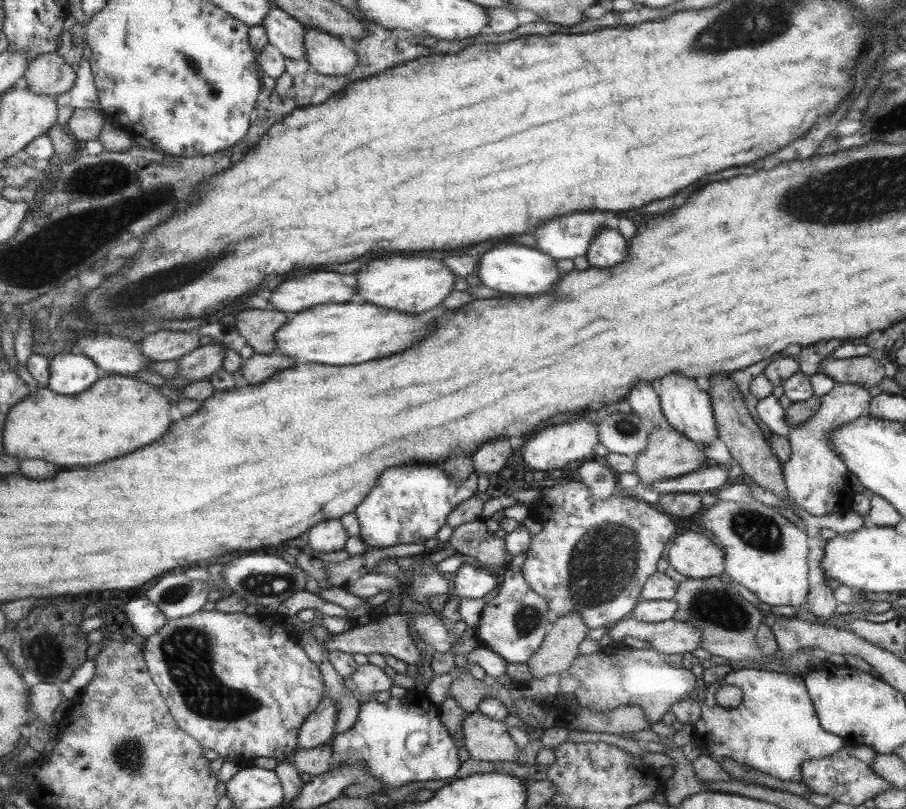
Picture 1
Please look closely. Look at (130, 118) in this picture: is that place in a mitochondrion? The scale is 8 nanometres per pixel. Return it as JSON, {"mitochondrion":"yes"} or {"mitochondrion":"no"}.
{"mitochondrion":"no"}

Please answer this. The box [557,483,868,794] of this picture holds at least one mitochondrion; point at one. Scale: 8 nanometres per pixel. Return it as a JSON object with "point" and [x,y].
{"point":[602,563]}

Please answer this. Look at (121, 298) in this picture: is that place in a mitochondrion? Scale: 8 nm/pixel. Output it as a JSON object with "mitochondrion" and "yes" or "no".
{"mitochondrion":"yes"}

